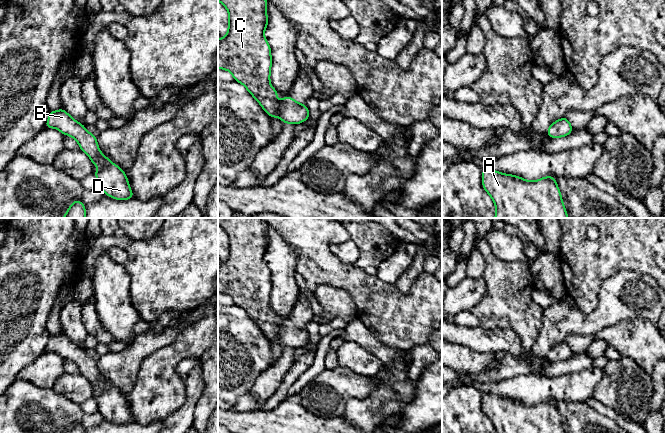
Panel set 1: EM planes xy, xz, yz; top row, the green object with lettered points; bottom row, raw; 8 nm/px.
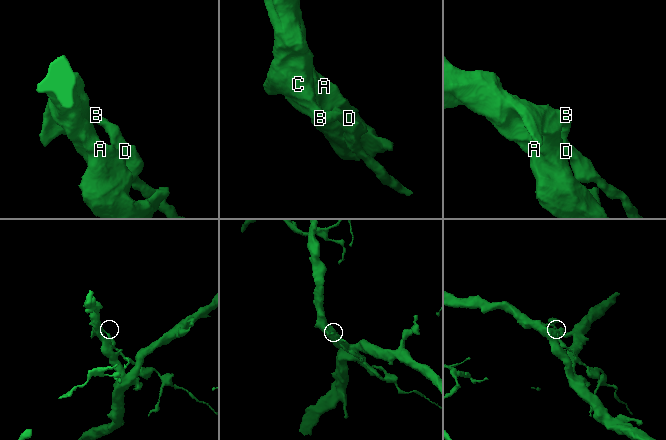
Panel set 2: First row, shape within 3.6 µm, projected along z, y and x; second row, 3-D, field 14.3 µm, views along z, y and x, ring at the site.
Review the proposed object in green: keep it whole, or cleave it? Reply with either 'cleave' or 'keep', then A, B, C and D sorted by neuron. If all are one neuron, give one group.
keep; groups A B C D

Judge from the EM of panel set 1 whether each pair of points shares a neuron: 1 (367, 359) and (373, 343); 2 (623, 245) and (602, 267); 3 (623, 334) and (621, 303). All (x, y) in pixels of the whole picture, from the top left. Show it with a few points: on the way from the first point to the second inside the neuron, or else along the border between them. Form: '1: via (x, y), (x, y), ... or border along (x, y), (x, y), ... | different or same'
1: border along (349, 341), (357, 343), (375, 355), (384, 364) | different
2: via (618, 250), (606, 262) | same
3: border along (645, 318), (623, 319), (600, 330) | different

